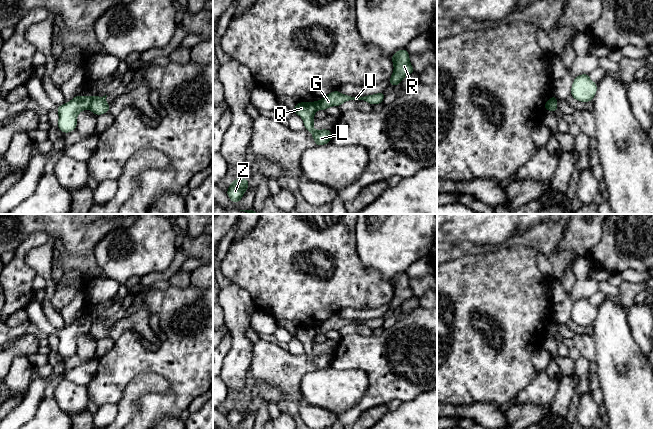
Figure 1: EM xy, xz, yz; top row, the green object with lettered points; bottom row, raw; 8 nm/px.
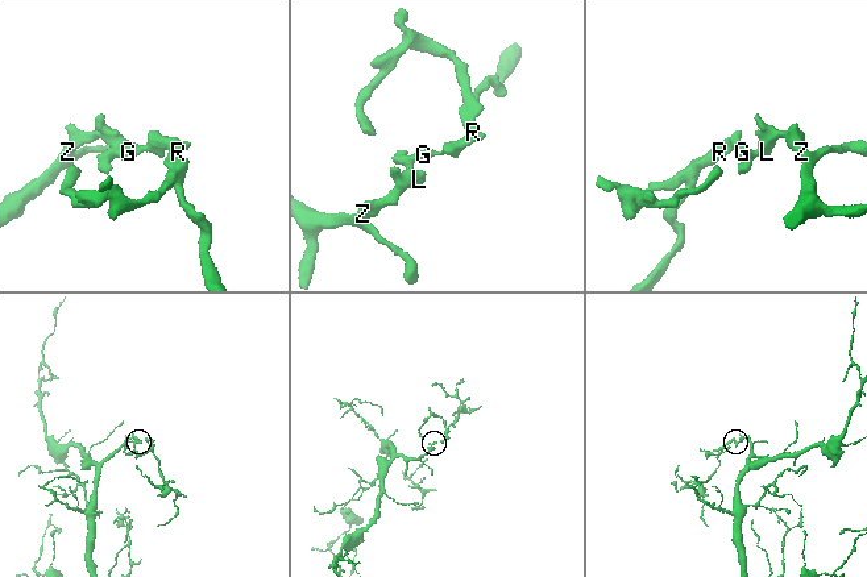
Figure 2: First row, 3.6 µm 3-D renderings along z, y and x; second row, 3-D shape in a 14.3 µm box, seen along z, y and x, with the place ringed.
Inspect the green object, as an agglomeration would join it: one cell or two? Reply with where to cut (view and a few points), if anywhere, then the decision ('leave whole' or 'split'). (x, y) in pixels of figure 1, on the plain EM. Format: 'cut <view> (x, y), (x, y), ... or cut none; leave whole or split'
cut xy (93, 320), (88, 332); split

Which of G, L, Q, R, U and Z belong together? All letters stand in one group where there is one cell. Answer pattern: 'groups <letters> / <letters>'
groups G R U / L Q Z

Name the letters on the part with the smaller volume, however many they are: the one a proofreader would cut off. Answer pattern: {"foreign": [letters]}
{"foreign": ["G", "R", "U"]}

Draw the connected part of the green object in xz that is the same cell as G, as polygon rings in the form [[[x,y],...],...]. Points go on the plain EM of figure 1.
[[[336,314],[329,317],[327,320],[314,327],[316,330],[316,334],[326,334],[331,330],[339,331],[342,327],[349,324],[354,324],[354,325],[364,324],[372,329],[376,329],[383,326],[384,320],[385,318],[383,315],[378,318],[368,319],[368,320],[349,320],[349,319],[341,318],[338,314]]]

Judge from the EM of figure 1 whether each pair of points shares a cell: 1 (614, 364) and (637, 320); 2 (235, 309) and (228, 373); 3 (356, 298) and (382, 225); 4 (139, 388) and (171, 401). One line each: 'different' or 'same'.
1: same
2: same
3: different
4: different

